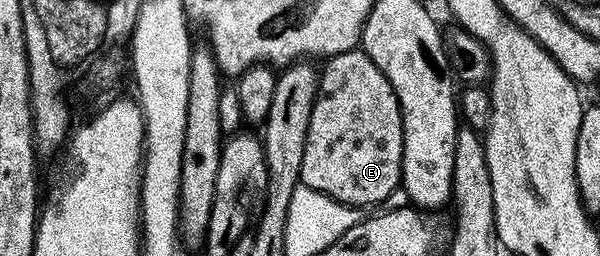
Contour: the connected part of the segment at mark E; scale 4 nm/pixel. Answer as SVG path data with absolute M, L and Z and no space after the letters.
M362 50L342 52L326 61L319 78L319 96L309 118L309 134L305 154L301 158L302 187L340 200L343 204L364 206L382 205L394 188L400 187L403 175L402 112L397 94L385 74Z

